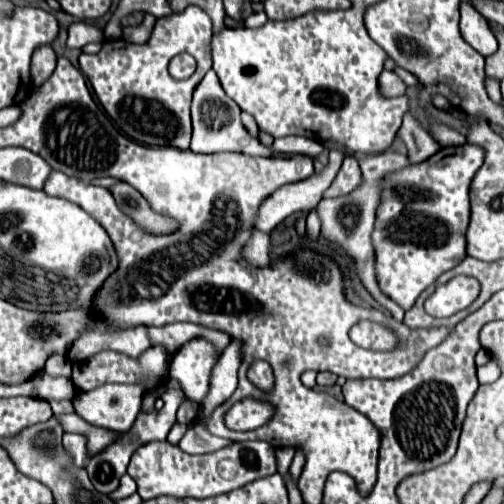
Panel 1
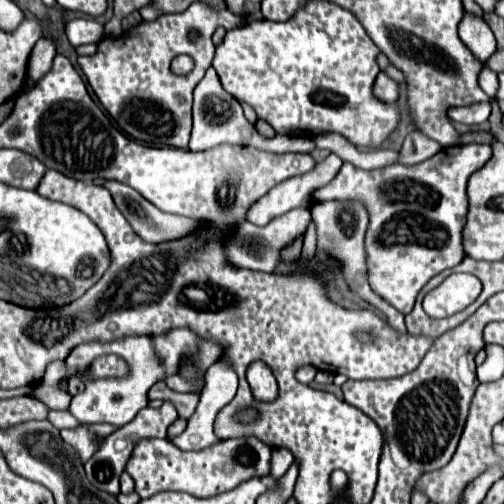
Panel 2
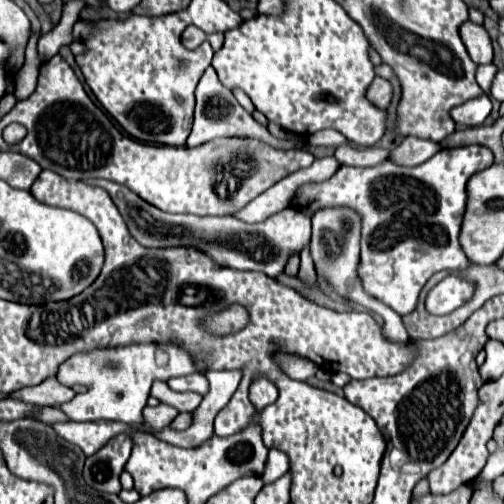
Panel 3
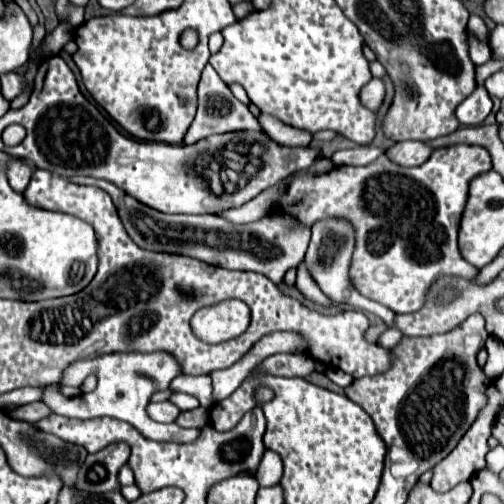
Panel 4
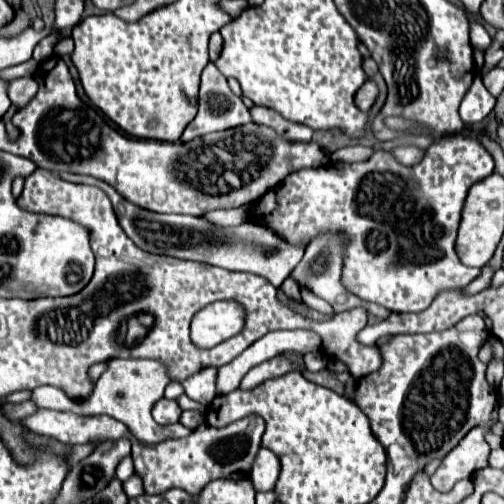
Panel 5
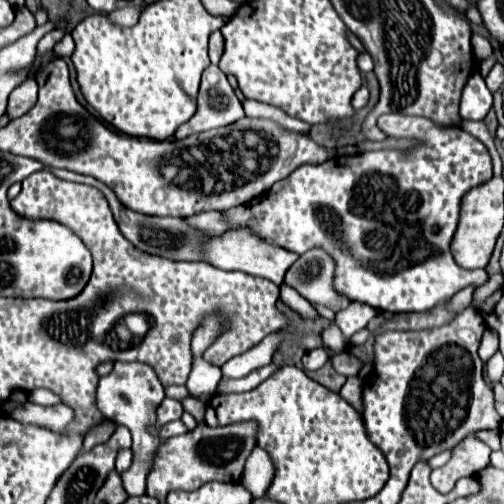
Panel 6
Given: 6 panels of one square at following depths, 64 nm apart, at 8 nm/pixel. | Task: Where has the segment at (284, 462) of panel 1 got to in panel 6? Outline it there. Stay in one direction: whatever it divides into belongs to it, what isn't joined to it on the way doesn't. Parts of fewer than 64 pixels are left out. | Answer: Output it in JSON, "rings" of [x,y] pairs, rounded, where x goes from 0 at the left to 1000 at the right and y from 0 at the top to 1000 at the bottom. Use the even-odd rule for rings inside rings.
{"rings":[[[512,885],[500,893],[492,917],[488,917],[488,933],[480,940],[480,960],[500,976],[504,988],[520,988],[528,980],[528,972],[540,960],[548,933],[540,921],[540,909],[532,901],[524,901],[524,893]]]}

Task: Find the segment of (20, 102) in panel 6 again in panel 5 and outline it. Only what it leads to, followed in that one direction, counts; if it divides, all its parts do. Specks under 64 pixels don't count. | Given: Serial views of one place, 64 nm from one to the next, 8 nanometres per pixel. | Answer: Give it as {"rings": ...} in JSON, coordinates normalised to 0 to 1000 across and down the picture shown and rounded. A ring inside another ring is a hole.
{"rings":[[[28,155],[28,167],[20,167],[16,190],[24,206],[36,206],[44,214],[63,198],[71,179],[75,179],[75,167],[67,155]]]}

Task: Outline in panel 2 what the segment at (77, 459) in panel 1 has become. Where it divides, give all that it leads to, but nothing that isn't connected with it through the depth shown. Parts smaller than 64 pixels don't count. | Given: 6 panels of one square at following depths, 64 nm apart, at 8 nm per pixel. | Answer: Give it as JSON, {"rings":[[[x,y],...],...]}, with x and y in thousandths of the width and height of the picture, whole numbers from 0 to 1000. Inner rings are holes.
{"rings":[[[163,841],[163,849],[151,853],[123,853],[123,869],[159,901],[159,913],[171,917],[194,893],[196,873],[222,861],[226,853],[230,849],[214,841]]]}

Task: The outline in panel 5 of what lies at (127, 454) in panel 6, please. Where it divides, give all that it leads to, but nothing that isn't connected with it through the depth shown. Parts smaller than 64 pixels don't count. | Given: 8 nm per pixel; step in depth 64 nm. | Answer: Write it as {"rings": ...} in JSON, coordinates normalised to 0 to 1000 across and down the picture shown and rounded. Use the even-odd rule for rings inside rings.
{"rings":[[[254,905],[254,909],[246,909],[246,913],[242,913],[242,921],[234,925],[230,944],[234,944],[234,952],[238,952],[238,956],[246,956],[246,952],[254,952],[262,940],[266,940],[266,925],[262,925],[262,909]]]}

